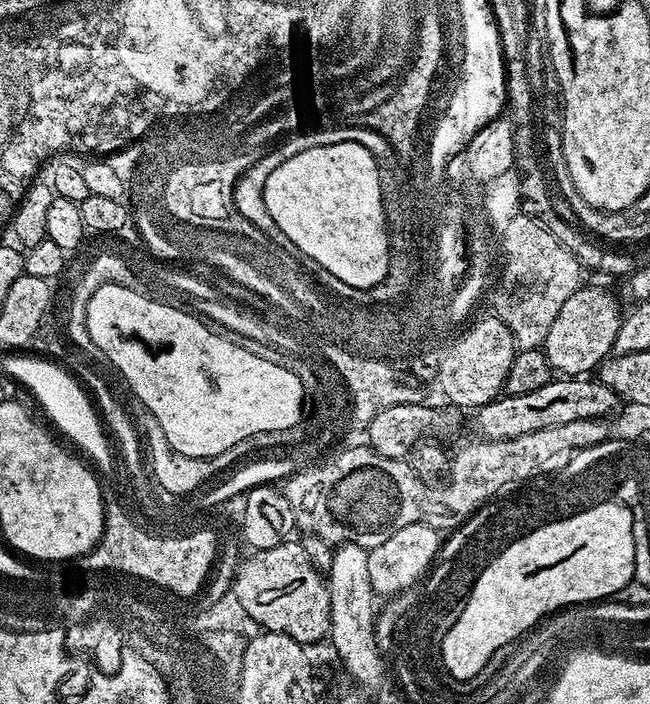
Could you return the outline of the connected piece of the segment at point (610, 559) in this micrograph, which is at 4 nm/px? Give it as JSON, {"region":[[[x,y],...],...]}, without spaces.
{"region":[[[622,506],[596,508],[596,512],[588,512],[588,516],[576,516],[576,520],[568,520],[568,524],[552,524],[552,528],[536,532],[536,536],[528,536],[528,540],[520,540],[516,548],[508,548],[508,552],[504,552],[504,556],[500,556],[500,560],[496,560],[488,572],[484,572],[480,588],[470,589],[460,610],[460,617],[443,633],[439,648],[446,671],[458,680],[470,680],[479,676],[499,648],[512,643],[515,645],[527,628],[532,630],[537,627],[536,616],[540,616],[540,612],[548,612],[548,608],[556,608],[556,604],[564,604],[564,600],[584,600],[584,596],[597,599],[604,596],[604,592],[609,592],[612,596],[616,590],[632,582],[633,519],[634,514],[624,512]]]}

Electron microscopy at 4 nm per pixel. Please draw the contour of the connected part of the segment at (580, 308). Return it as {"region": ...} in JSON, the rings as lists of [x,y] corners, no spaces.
{"region":[[[581,286],[566,298],[542,345],[553,373],[564,378],[580,378],[591,373],[588,372],[591,368],[592,371],[599,369],[613,355],[622,319],[622,304],[613,293],[612,296],[600,288]]]}

